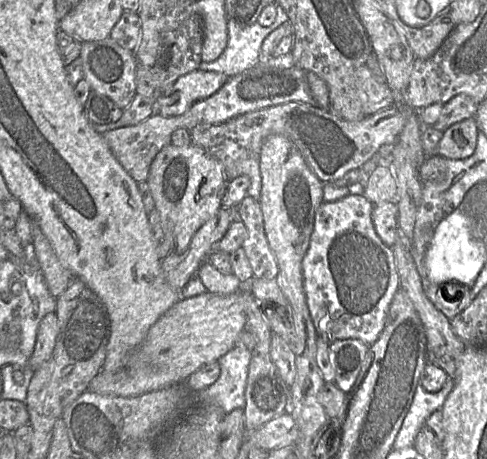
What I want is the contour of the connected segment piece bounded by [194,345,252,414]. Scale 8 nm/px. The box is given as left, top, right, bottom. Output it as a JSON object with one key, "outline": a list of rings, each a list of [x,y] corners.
{"outline":[[[235,345],[225,355],[220,357],[217,362],[220,366],[219,378],[202,392],[198,393],[199,401],[212,401],[219,405],[228,414],[235,409],[245,407],[245,389],[247,384],[248,369],[252,352],[245,345]]]}

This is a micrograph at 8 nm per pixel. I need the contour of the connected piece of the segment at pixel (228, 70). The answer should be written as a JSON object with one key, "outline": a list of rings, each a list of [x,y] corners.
{"outline":[[[276,6],[274,23],[264,27],[259,22],[250,26],[240,26],[234,20],[228,22],[228,44],[222,55],[213,62],[202,61],[199,69],[223,73],[228,77],[241,74],[258,65],[261,47],[265,38],[289,20],[285,10]]]}

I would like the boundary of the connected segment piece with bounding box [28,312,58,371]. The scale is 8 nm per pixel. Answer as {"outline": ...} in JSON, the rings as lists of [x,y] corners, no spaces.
{"outline":[[[55,312],[46,314],[37,329],[36,345],[28,365],[38,369],[51,357],[58,334],[58,319]]]}

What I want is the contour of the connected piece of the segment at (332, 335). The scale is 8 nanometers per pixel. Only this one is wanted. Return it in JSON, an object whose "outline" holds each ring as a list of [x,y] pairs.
{"outline":[[[349,194],[334,202],[323,201],[315,213],[309,248],[302,262],[303,286],[317,334],[329,347],[345,339],[357,339],[367,345],[375,343],[387,323],[393,297],[400,289],[394,252],[381,240],[373,224],[374,206],[364,194]]]}

